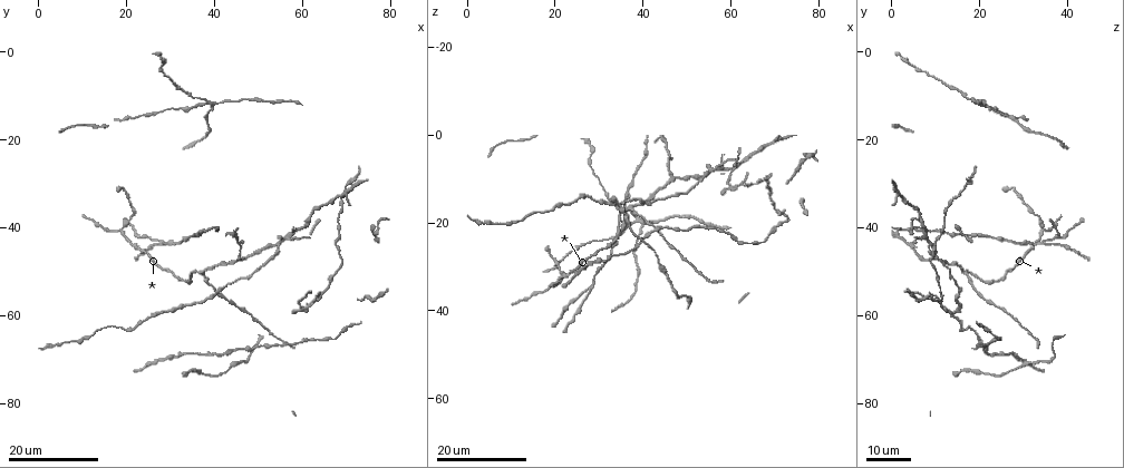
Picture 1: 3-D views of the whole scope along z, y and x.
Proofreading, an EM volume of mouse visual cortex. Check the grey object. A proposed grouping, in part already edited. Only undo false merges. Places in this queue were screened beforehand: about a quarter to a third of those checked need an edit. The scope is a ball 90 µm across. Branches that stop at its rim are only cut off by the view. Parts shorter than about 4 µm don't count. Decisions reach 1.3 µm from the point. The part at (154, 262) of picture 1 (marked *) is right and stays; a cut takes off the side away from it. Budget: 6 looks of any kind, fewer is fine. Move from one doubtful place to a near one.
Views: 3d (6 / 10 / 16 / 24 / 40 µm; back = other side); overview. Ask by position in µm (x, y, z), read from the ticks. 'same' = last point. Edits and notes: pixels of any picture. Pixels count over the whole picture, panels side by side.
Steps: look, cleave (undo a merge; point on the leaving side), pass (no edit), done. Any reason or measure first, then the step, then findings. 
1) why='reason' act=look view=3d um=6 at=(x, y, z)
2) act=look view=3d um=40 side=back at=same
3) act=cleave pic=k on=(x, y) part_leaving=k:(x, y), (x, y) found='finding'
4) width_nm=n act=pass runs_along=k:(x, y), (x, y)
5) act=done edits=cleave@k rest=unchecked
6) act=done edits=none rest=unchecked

why='thick turns thin' act=look view=3d um=24 at=(61.0, 57.5, 11.5)

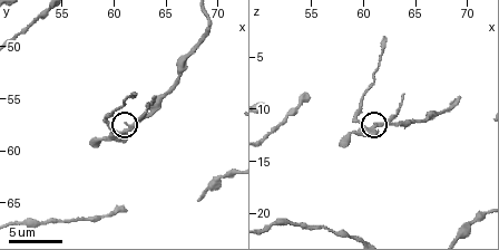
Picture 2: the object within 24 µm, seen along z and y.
act=look view=3d um=6 at=(61.4, 57.8, 11.6)

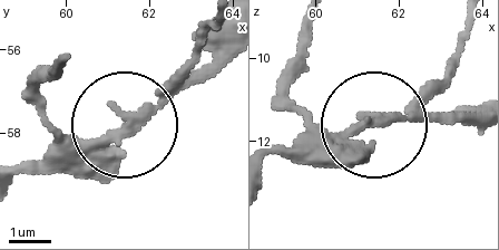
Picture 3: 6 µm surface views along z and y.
act=cleave pic=3 on=(193, 66) part_leaving=3:(149, 101), (99, 136), (67, 140), (39, 101), (60, 65) found='a second neuron is stuck on'

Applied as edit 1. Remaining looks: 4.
why='arms part here' act=look view=3d um=16 at=(70.5, 33.0, 1.5)

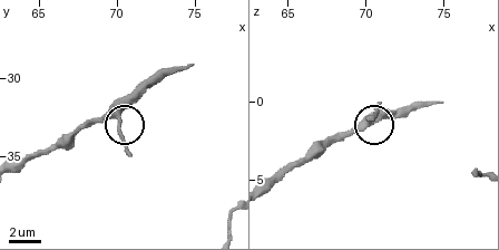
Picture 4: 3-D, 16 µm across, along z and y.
act=look view=3d um=6 at=same

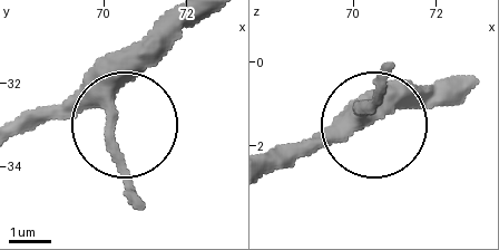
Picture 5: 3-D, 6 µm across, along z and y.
act=look view=3d um=6 side=back at=same

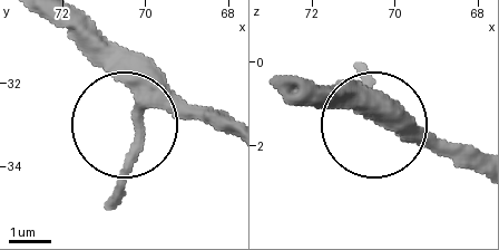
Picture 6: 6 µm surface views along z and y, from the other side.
width_nm=330 act=pass runs_along=6:(479, 171), (341, 103), (302, 99) found='all the same neuron'

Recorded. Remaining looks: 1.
act=done edits=cleave@3 rest=unchecked

